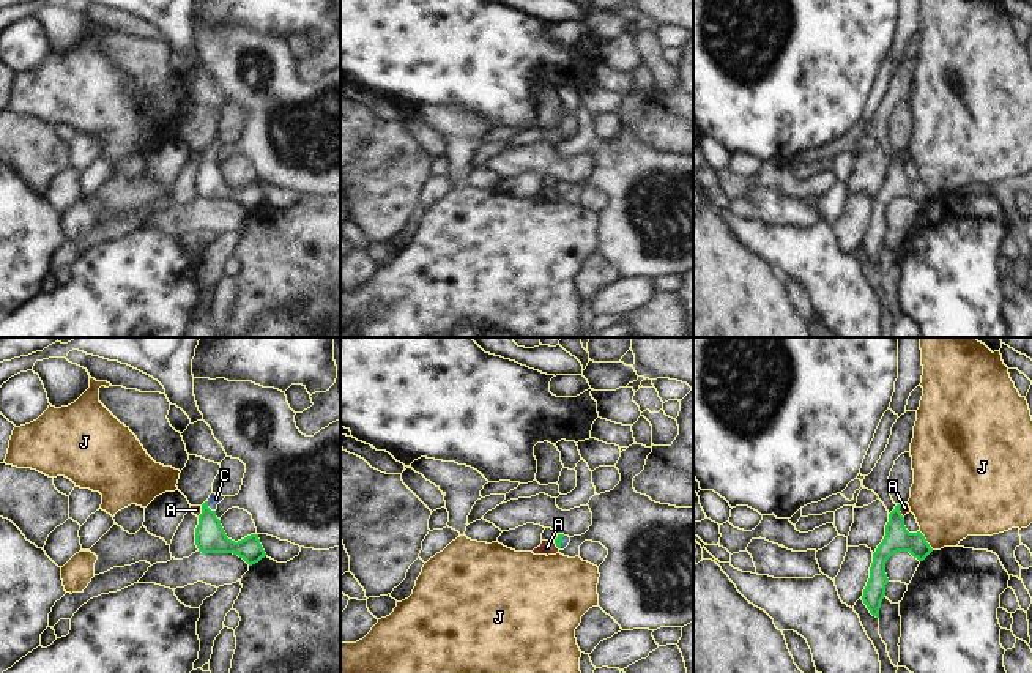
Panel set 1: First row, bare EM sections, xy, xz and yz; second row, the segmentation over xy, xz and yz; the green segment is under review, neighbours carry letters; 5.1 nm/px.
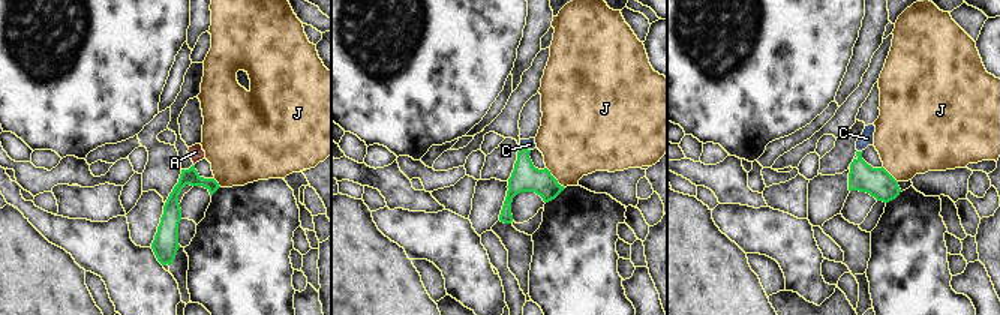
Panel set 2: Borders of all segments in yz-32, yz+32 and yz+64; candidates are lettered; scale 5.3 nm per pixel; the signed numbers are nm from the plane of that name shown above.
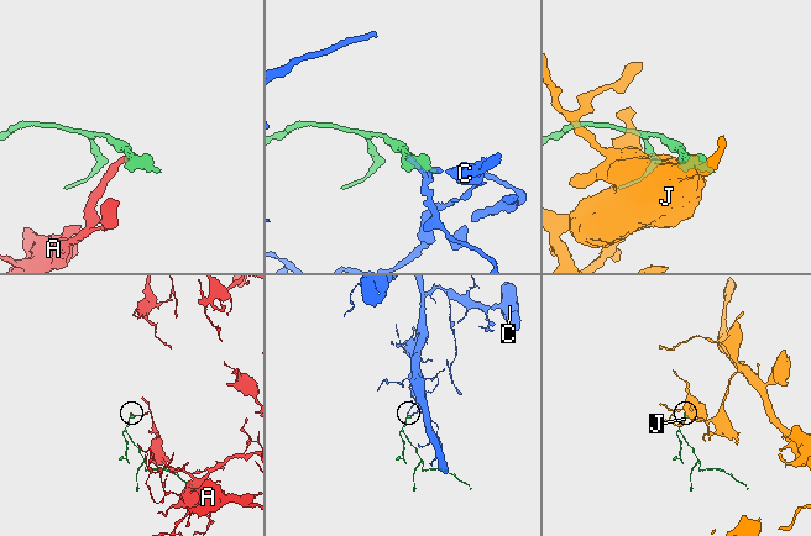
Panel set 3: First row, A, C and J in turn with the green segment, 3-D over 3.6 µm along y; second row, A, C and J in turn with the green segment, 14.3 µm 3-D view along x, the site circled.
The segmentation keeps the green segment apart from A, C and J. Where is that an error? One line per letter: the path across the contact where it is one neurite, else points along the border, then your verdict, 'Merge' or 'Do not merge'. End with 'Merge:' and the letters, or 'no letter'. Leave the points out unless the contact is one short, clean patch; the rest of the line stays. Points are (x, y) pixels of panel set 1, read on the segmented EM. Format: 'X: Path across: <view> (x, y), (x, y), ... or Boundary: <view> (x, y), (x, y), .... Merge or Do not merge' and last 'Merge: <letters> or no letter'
A: Boundary: yz (900, 505), (903, 517). Do not merge
C: Path across: xy (210, 538), (207, 506), (213, 500). Merge
J: Boundary: yz (919, 531), (933, 549). Do not merge
Merge: C

